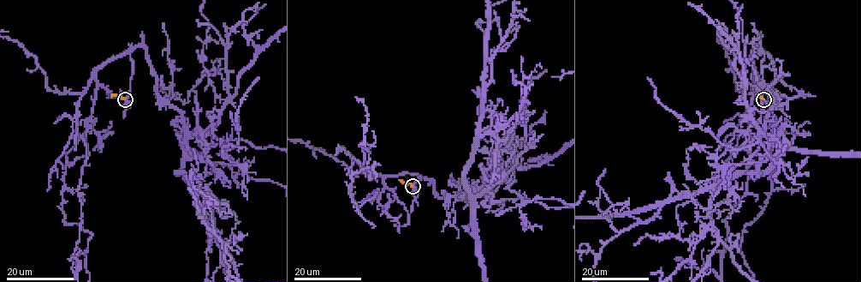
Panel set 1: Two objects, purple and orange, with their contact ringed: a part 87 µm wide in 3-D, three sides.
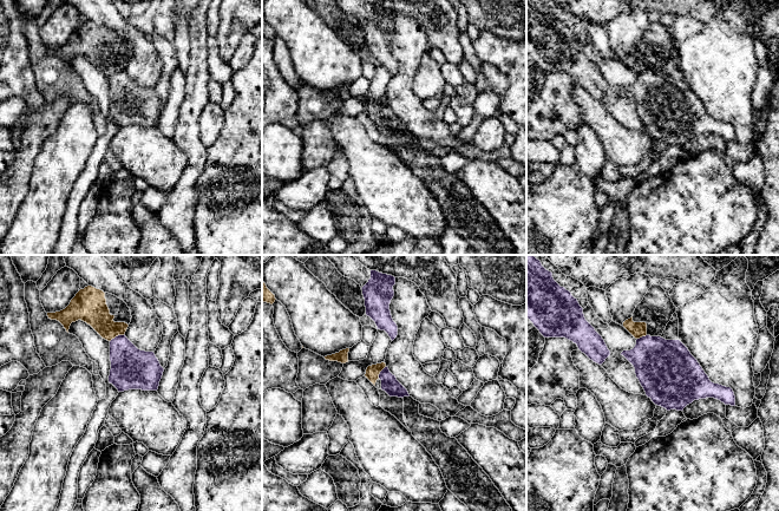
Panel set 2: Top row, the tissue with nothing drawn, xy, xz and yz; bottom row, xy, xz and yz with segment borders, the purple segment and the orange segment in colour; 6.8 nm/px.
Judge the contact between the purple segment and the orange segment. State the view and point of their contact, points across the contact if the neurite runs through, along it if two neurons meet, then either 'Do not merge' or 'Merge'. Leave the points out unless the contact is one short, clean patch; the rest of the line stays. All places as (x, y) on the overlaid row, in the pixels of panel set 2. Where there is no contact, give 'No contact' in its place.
Touches purple at xy (117, 336). Boundary: xy (124, 333), (110, 341). Do not merge

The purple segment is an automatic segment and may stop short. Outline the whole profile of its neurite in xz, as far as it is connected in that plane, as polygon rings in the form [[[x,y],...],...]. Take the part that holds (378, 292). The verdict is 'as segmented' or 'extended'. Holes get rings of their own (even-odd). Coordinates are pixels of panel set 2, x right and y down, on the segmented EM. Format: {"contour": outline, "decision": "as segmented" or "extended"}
{"contour": [[[371,270],[371,279],[361,288],[366,315],[375,322],[377,329],[385,330],[392,341],[398,335],[398,326],[390,310],[390,303],[394,296],[394,284],[394,276]]], "decision": "as segmented"}

